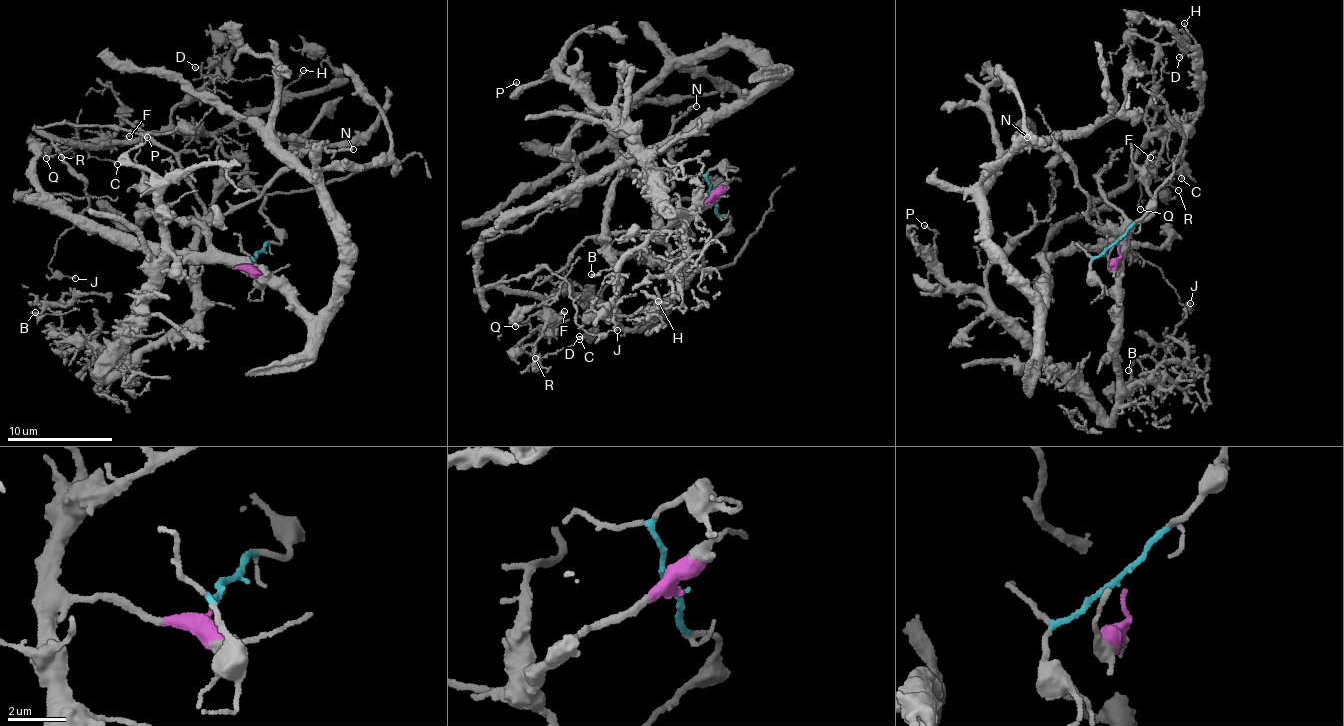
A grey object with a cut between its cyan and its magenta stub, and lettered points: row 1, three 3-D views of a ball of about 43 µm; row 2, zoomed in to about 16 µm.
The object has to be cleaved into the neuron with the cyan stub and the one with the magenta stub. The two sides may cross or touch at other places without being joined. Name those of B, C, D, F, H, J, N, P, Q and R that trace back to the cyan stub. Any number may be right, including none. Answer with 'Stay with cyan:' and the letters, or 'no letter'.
Stay with cyan: C, D, F, H, J, Q, R

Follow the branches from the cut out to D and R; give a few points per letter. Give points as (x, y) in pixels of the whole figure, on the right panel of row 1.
D: (1117, 245), (1146, 215), (1191, 129), (1195, 113), (1154, 134), (1145, 123), (1161, 48), (1176, 41), (1180, 57)
R: (1117, 245), (1146, 215), (1195, 113), (1140, 146), (1130, 167), (1179, 191)

